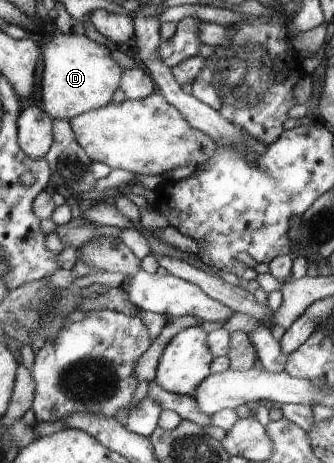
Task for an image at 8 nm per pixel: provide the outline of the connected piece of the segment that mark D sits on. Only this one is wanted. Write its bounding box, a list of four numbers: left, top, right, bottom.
[41,32,123,119]

